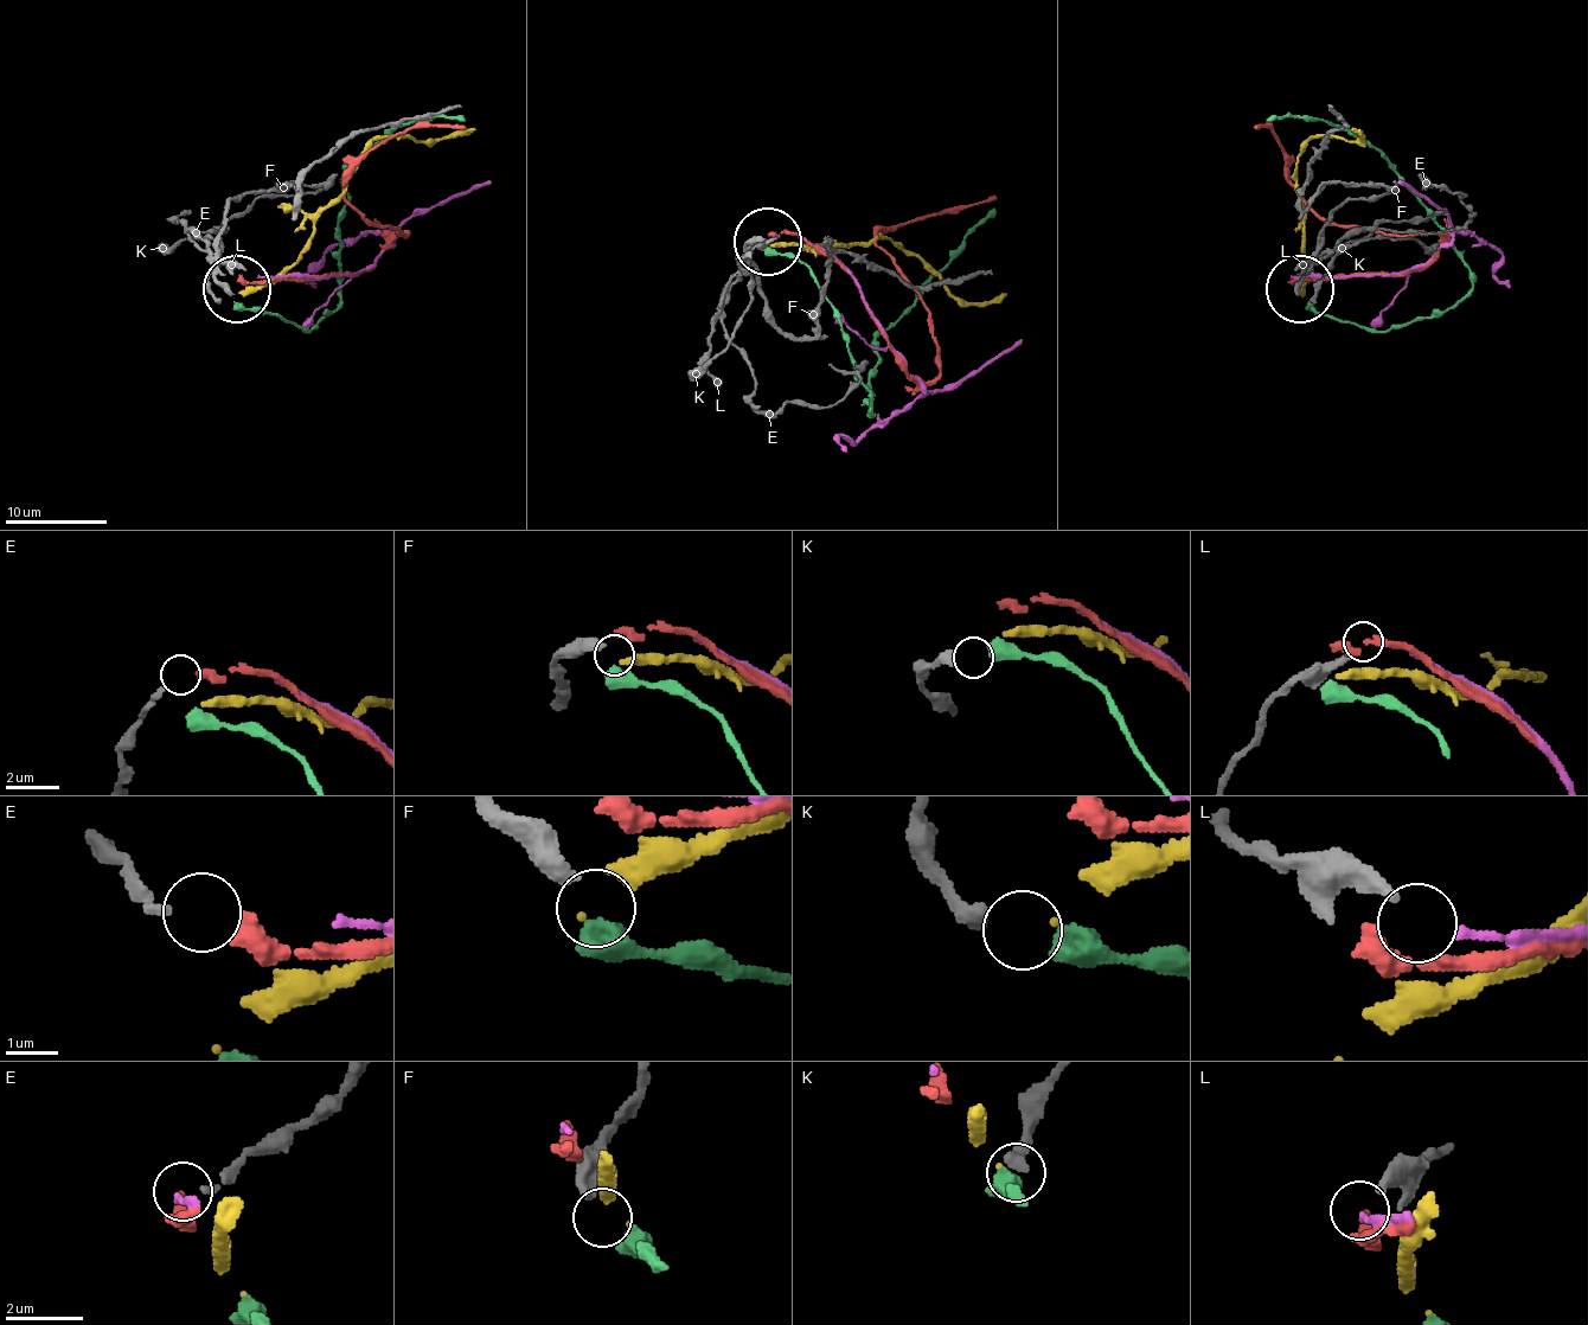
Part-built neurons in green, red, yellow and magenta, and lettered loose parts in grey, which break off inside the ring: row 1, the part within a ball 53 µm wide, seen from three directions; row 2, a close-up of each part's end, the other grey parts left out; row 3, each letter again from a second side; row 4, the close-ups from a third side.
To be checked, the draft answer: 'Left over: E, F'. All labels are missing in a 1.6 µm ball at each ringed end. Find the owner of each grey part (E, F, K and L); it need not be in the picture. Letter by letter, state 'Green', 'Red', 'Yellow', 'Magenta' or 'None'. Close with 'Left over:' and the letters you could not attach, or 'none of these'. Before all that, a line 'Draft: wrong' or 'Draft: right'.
Draft: right
E: None
F: None
K: Green
L: Magenta
Left over: E, F

